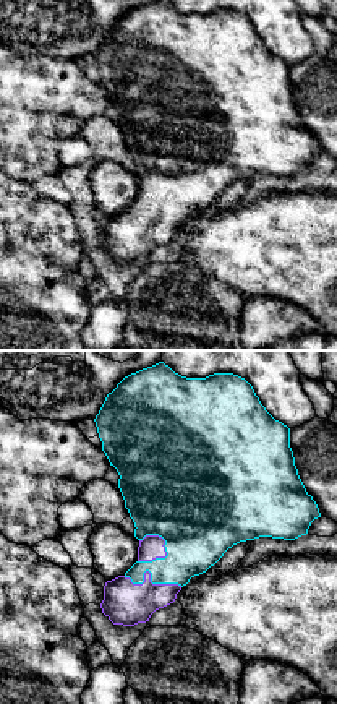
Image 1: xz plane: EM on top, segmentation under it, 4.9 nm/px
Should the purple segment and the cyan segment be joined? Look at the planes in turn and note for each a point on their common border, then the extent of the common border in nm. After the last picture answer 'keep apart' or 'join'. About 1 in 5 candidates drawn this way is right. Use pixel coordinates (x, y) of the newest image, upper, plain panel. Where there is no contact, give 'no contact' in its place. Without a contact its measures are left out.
contact (149, 213); length 300 nm

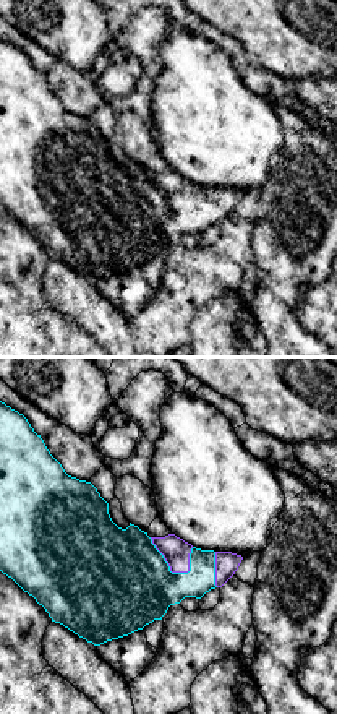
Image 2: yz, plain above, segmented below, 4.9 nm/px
contact (167, 198); length 260 nm

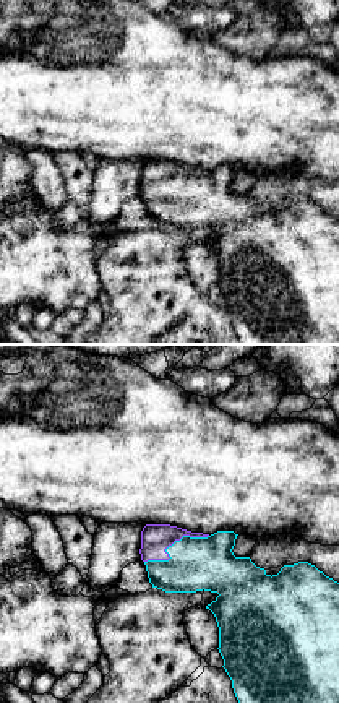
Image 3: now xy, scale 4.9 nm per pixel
contact (171, 181); length 340 nm

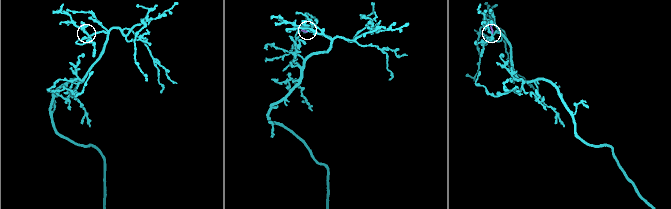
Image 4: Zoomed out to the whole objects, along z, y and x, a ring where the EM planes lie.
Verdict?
join

